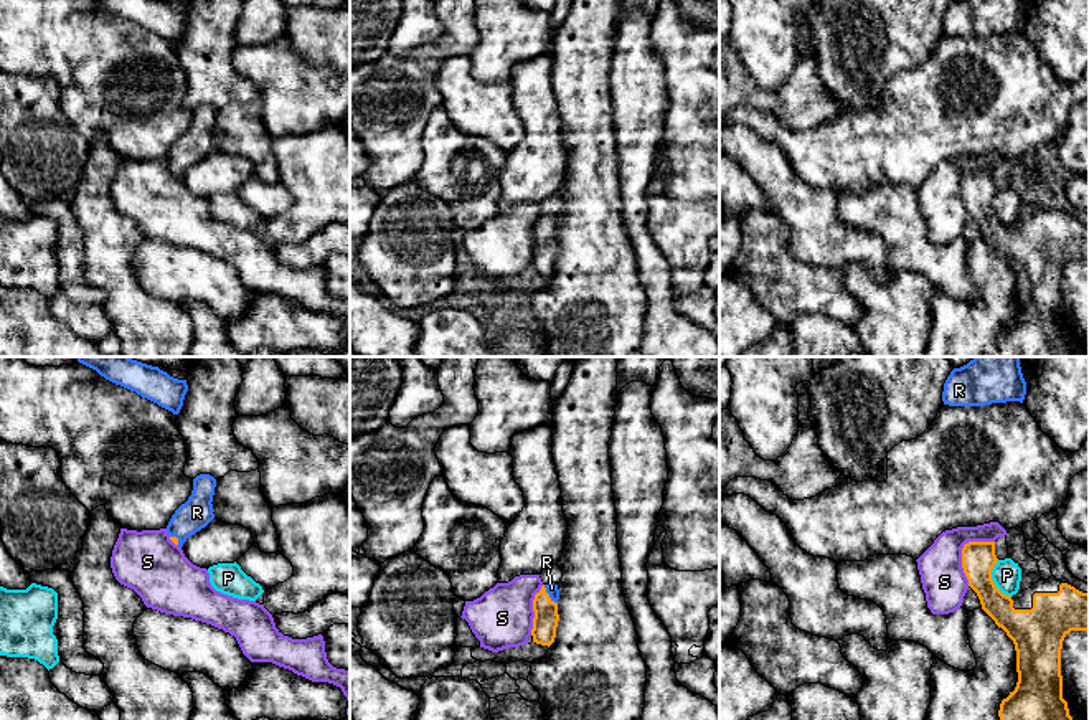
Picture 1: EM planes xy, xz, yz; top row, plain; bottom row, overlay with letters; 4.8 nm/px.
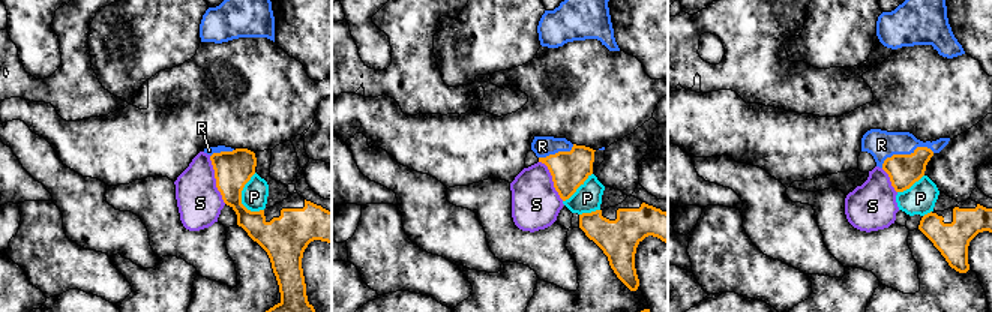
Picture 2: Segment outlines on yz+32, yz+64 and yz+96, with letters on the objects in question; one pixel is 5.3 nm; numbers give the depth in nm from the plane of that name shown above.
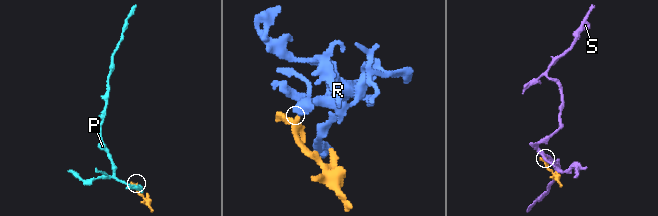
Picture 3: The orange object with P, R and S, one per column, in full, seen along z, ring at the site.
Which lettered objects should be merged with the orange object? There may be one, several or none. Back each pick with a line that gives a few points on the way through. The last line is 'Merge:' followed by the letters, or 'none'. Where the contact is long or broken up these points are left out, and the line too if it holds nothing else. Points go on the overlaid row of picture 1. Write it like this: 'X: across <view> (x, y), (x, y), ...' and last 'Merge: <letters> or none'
R: across xz (545, 621), (548, 595), (551, 588)
Merge: R

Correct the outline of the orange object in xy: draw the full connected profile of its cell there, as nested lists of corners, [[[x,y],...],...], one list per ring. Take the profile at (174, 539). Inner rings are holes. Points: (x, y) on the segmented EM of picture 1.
[[[200,474],[193,479],[191,495],[172,515],[167,533],[170,540],[180,548],[183,543],[205,528],[213,519],[213,495],[216,479],[210,474]]]

